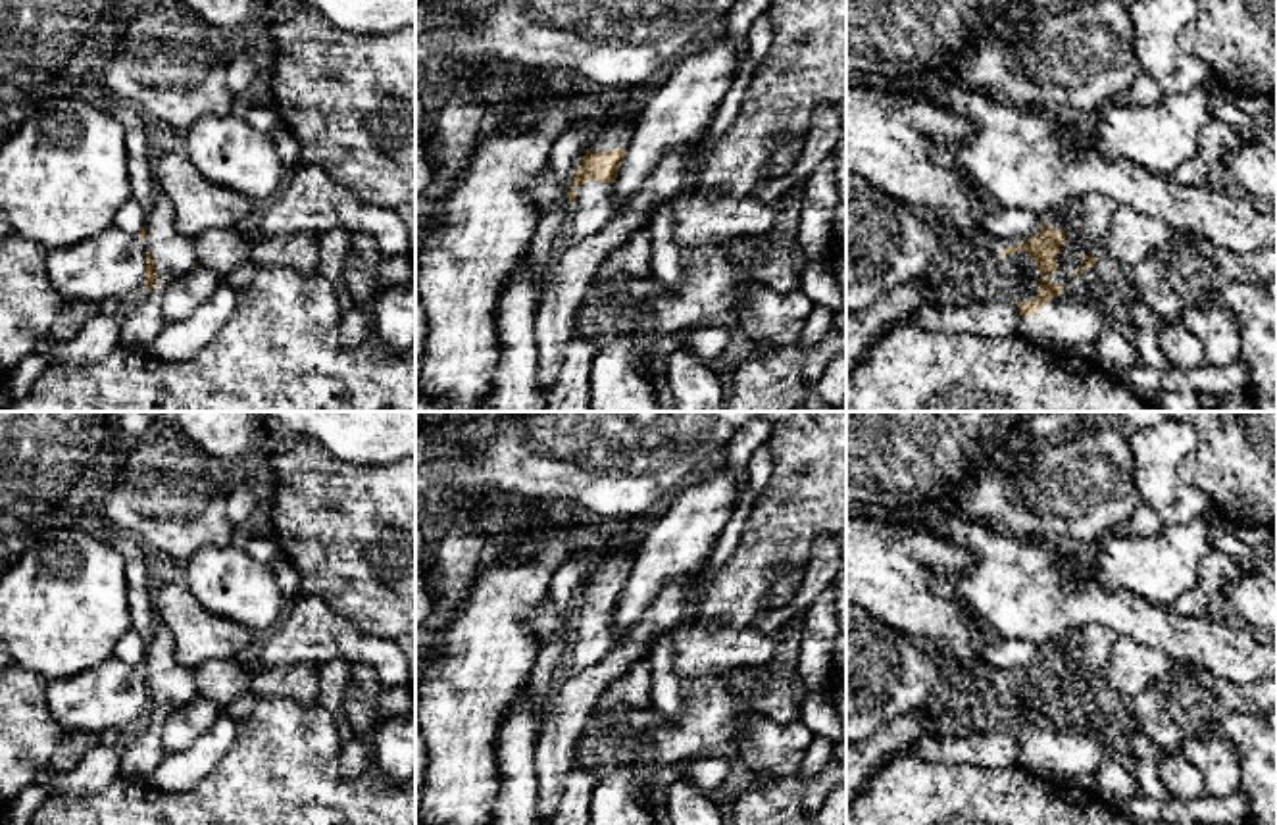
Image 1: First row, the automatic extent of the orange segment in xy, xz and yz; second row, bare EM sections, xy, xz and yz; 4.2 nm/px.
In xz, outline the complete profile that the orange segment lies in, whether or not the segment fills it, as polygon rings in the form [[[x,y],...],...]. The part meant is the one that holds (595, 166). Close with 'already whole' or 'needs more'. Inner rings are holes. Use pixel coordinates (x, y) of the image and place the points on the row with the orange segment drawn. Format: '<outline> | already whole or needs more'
[[[635,108],[621,112],[608,127],[598,129],[573,173],[563,242],[587,238],[602,231],[617,213],[613,181],[625,156]]] | needs more

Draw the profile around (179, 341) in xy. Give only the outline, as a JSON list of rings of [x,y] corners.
[[[221,277],[213,294],[188,317],[165,323],[146,352],[167,363],[192,360],[223,329],[235,304],[237,290]]]

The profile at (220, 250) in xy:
[[[212,229],[192,238],[198,265],[225,277],[238,265],[250,262],[256,237],[237,229]]]

